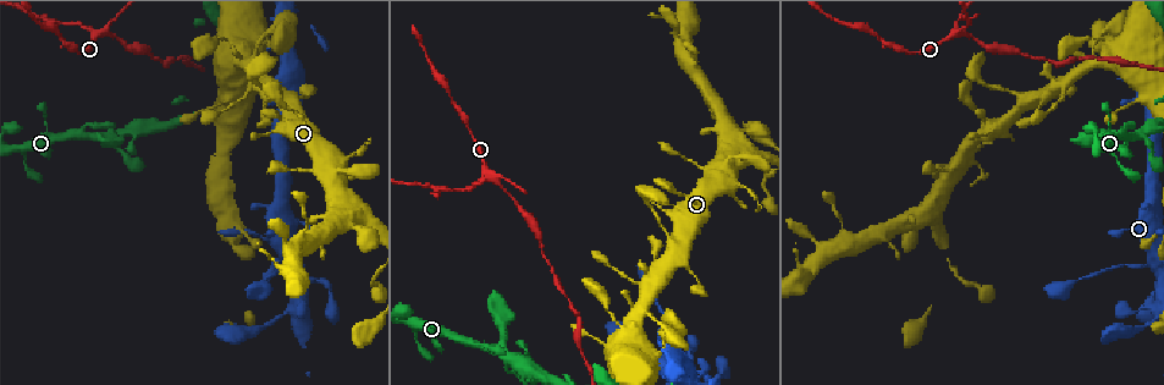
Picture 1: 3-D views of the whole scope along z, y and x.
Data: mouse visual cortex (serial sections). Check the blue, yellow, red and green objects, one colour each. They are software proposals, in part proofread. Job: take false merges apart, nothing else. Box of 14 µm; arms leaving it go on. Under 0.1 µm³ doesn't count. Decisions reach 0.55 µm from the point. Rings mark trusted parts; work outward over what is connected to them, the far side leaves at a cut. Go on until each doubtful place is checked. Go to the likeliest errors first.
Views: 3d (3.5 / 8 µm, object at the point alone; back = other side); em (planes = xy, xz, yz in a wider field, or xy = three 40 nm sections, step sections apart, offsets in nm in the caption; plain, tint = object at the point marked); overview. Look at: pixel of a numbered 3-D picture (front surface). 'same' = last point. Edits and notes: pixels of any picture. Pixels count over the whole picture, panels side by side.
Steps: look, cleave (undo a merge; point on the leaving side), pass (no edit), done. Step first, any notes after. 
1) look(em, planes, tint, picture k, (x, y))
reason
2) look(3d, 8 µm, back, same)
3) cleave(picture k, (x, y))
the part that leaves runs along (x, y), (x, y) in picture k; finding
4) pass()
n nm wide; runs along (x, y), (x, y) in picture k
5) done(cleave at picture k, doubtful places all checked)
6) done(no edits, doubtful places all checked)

look(3d, 3.5 µm, picture 1, (1153, 264))
abrupt turn

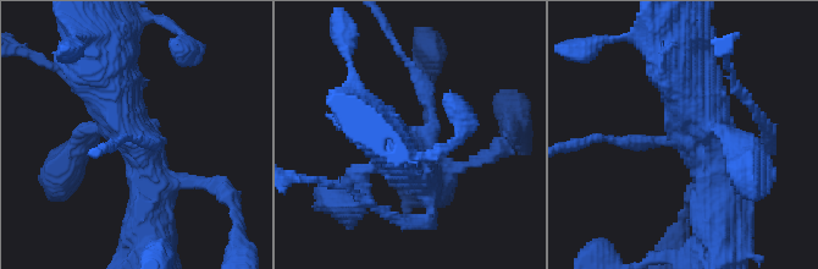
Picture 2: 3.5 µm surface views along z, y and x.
look(em, xy, step 5, tint, picture 2, (679, 139))
arms of 200, 600 nm

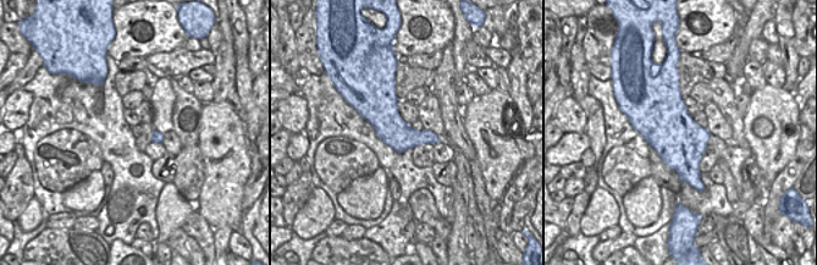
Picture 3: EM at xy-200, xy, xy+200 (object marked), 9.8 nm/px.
pass()
300 nm wide; runs along (684, 95), (706, 122), (691, 141), (606, 137) in picture 2; continuous, no second cell

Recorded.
look(3d, 3.5 µm, picture 1, (96, 33))
looks like a crossing

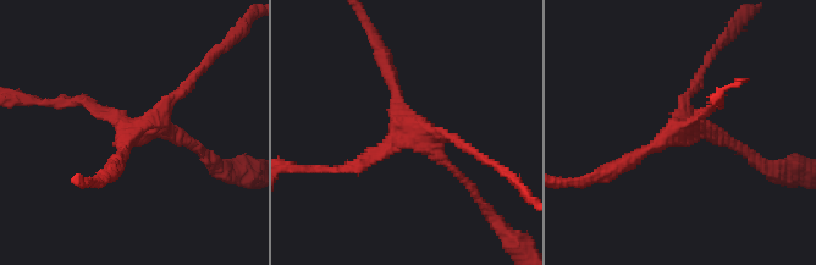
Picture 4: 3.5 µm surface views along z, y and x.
look(em, xy, step 2, tint, picture 4, (408, 129))
4 arms; arms of 150, 150, 150, 200 nm

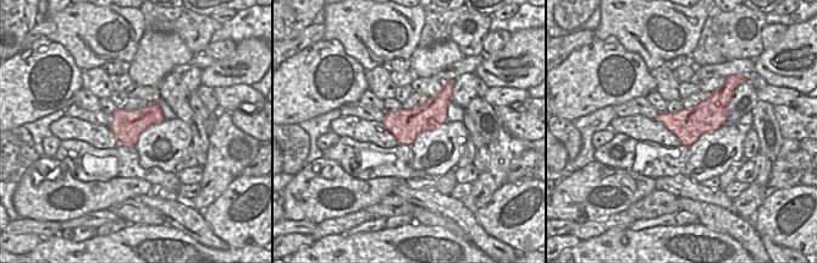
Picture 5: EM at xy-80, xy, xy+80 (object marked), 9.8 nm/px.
pass()
runs along (384, 66), (403, 125), (467, 185) in picture 4; continuous, no second cell

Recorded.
look(3d, 8 µm, picture 1, (970, 25))
thin neck

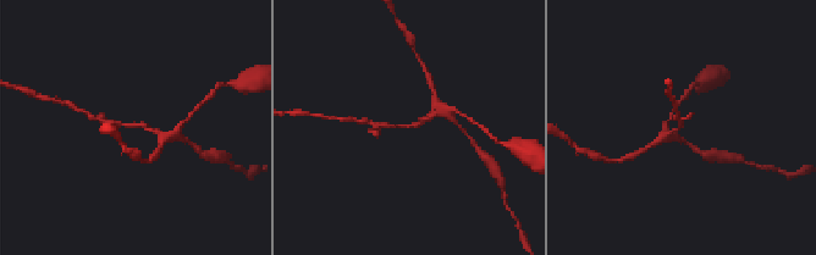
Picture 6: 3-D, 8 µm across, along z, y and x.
look(em, planes, tint, picture 6, (132, 124))
arms of 150, 150 nm

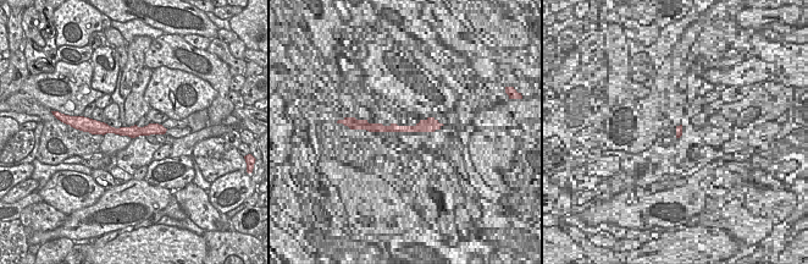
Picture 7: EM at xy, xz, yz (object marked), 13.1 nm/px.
pass()
160 nm wide; runs along (161, 134), (144, 125), (99, 120) in picture 6; continuous, no second cell

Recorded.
look(em, xy, step 2, tint, picture 1, (1132, 136))
sharp bend

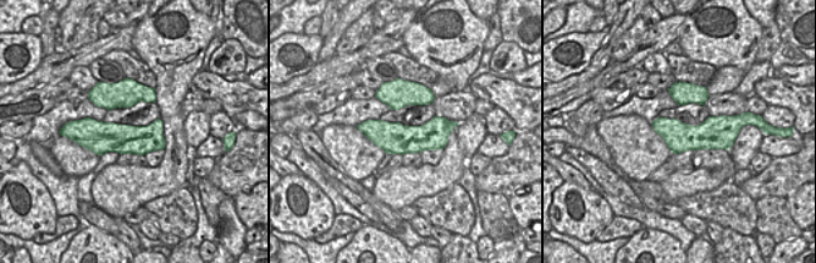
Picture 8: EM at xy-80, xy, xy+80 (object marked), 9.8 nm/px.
look(3d, 3.5 µm, same)
see where the arms go

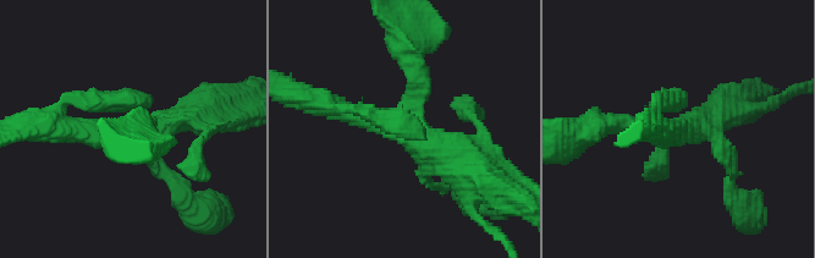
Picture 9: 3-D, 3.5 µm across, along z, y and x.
pass()
320 nm wide; runs along (452, 125), (433, 135), (362, 127) in picture 8; all the same cell

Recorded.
done(no edits, doubtful places all checked)

